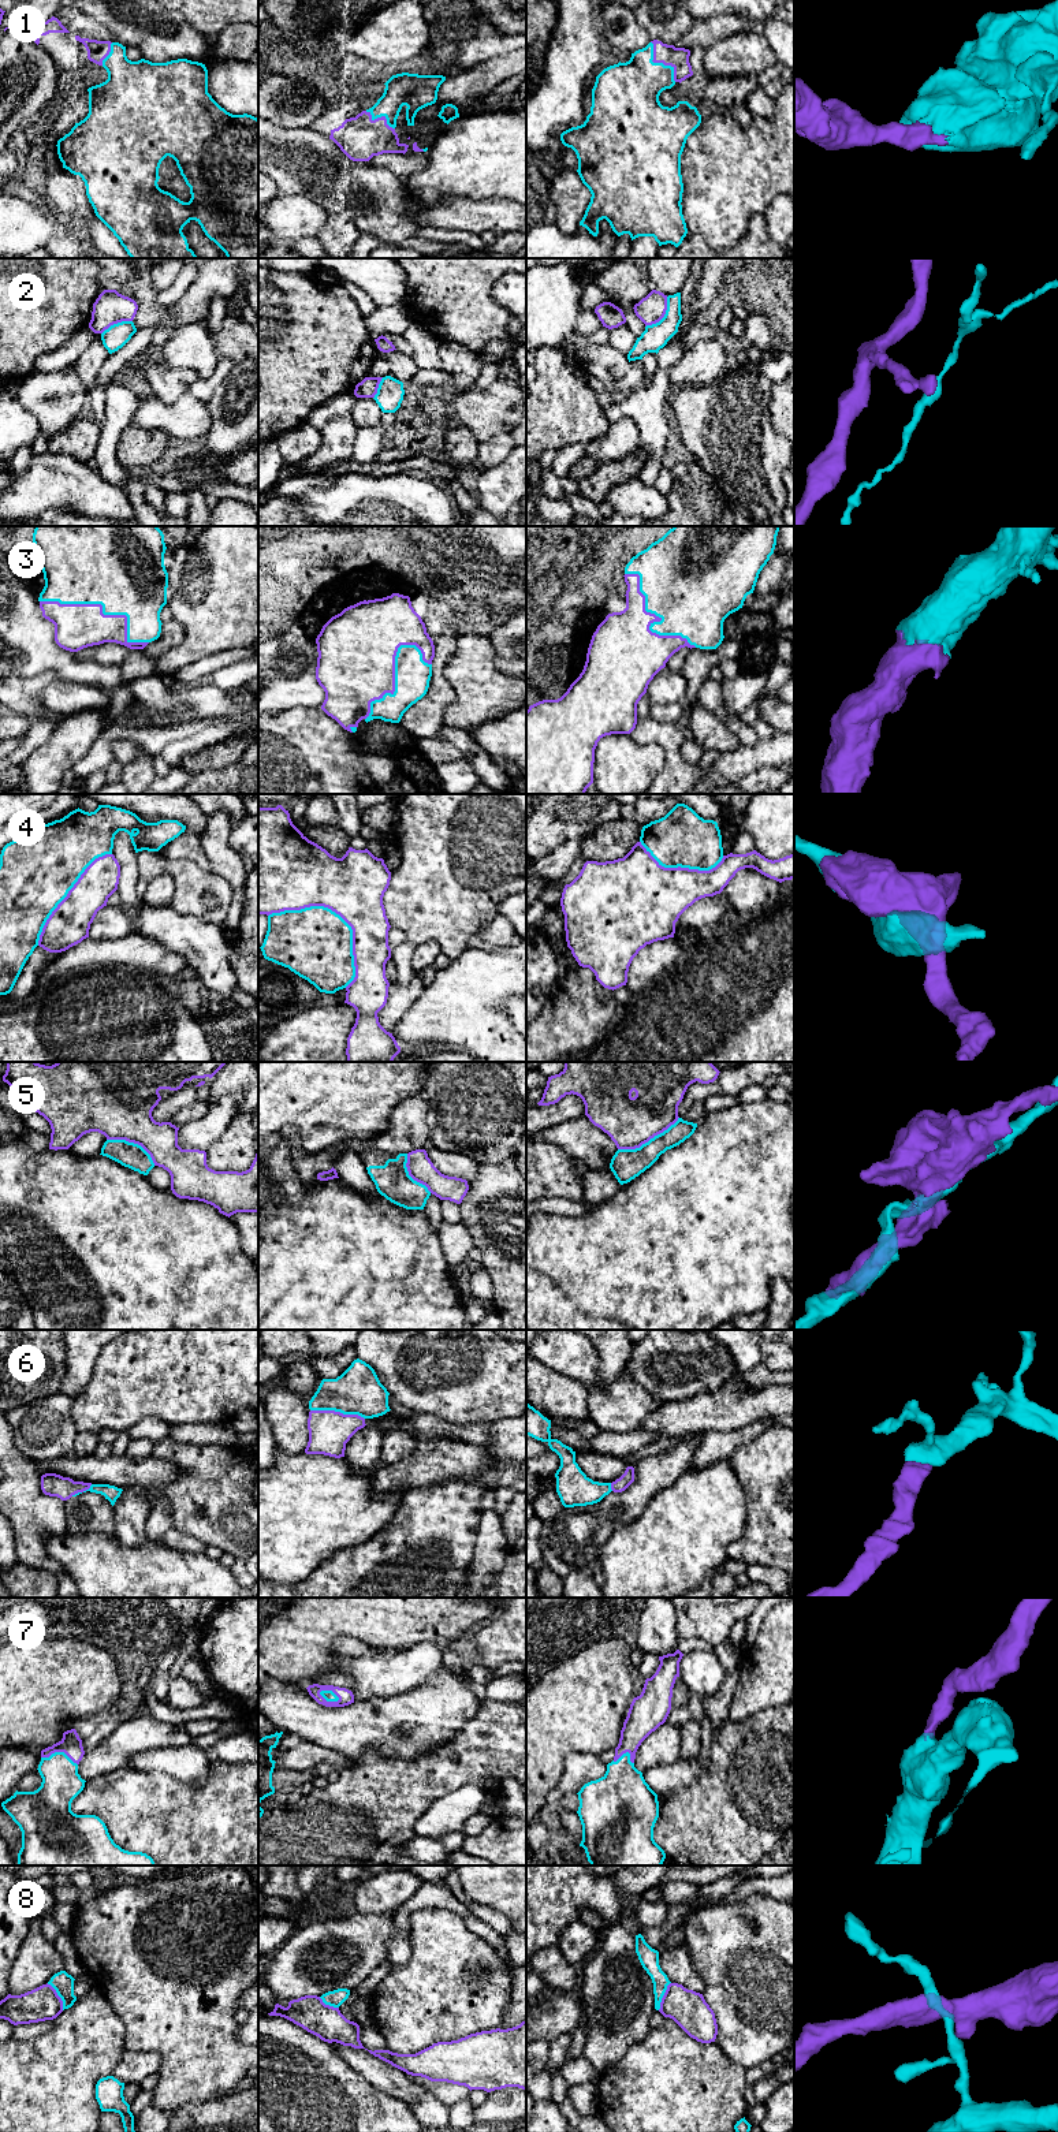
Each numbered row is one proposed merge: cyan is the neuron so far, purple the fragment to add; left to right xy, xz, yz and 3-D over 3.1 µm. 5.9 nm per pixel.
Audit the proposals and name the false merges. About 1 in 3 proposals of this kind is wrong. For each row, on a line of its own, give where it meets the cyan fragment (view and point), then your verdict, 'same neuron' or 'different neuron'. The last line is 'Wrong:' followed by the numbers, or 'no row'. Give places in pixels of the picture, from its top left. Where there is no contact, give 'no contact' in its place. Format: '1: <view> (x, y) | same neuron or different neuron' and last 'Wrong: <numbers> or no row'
1: yz (659, 63) | same neuron
2: yz (665, 316) | different neuron
3: xy (103, 612) | same neuron
4: xz (334, 912) | different neuron
5: yz (649, 1140) | different neuron
6: xz (338, 1411) | same neuron
7: xz (330, 1700) | same neuron
8: xy (58, 1994) | different neuron
Wrong: 2, 4, 5, 8

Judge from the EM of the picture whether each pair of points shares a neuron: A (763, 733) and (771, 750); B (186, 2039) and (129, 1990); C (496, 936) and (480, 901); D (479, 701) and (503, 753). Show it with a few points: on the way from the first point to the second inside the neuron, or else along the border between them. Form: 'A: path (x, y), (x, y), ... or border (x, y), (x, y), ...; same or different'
A: border (775, 731), (768, 738), (759, 741); different
B: path (172, 2026), (142, 1996); same
C: border (498, 914), (477, 934); different
D: border (511, 712), (495, 720), (481, 723), (469, 733); different

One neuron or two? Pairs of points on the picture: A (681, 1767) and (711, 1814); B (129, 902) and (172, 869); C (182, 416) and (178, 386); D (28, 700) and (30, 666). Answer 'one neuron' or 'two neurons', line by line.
A: two neurons
B: two neurons
C: two neurons
D: two neurons

